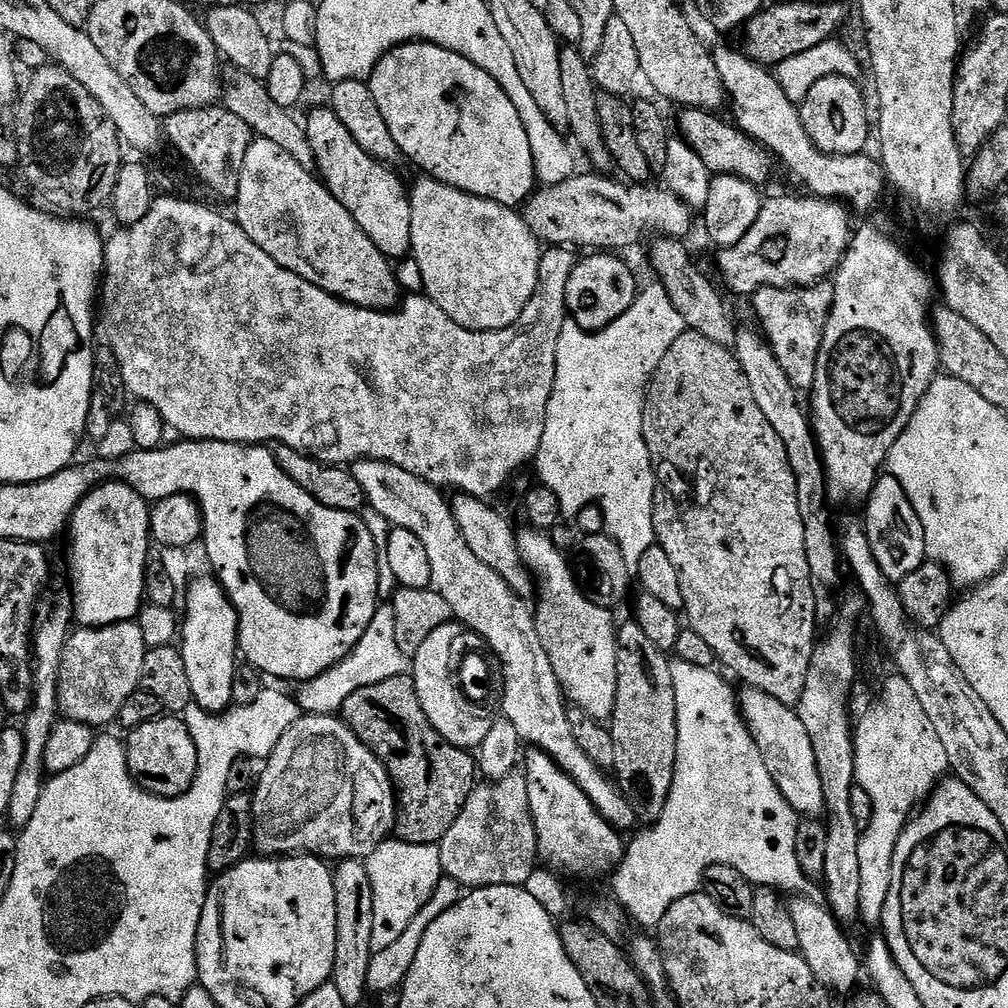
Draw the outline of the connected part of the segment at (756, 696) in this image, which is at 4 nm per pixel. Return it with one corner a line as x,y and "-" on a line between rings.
745,687
743,691
738,696
740,712
766,760
778,790
782,790
782,798
786,798
786,802
790,802
790,806
801,817
823,817
826,807
822,778
814,756
814,742
810,742
810,734
806,734
802,718
795,707
778,702
778,698
770,698
770,694
762,694
762,690

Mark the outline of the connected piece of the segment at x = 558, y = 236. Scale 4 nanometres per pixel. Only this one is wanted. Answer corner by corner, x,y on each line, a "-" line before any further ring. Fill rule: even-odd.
577,174
577,175
571,176
571,178
569,180
567,180
566,182
564,182
562,184
554,184
551,186
541,187
538,191
534,192
532,194
532,196
529,197
527,204
523,205
522,215
523,215
526,223
530,226
530,230
532,231
532,233
535,234
537,240
543,242
545,245
548,245
548,246
576,246
576,245
572,245
572,244
581,244
581,246
584,248
596,248
596,249
592,249
592,250
595,250
597,253
600,253
600,254
616,254
616,253
619,253
619,252
616,252
619,250
619,248
634,247
635,244
638,243
639,240
643,238
643,236
652,236
651,238
684,238
684,237
687,237
687,235
686,235
687,232
690,231
692,228
692,216
694,216
693,209
689,208
687,206
687,204
684,203
683,200
680,200
679,197
677,197
674,193
672,193
672,191
669,191
669,189
667,187
660,186
660,188
652,188
653,186
624,183
624,182
621,182
619,179
616,179
617,181
616,180
608,180
608,179
612,179
612,178
607,178
605,175
602,175
602,174
591,174
591,175
592,176
583,176
583,174

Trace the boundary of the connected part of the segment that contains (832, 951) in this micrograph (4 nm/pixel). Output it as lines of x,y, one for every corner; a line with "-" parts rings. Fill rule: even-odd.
796,898
789,903
788,909
794,918
794,926
798,929
798,949
804,961
814,970
814,978
822,982
833,993
852,994
857,991
856,983
862,976
862,960
856,957
852,944
841,923
835,919
824,904

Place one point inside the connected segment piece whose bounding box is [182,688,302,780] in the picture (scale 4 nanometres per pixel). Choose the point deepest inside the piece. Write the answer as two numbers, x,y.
254,729

